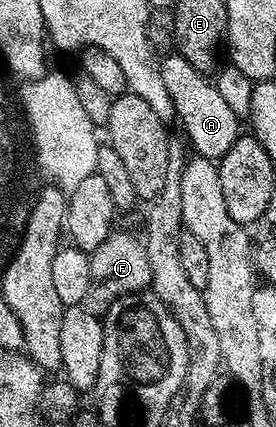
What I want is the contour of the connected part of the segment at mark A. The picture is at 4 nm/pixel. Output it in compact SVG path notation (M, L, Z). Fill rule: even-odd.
M179 56L164 57L160 62L162 80L168 91L174 94L177 102L177 117L182 120L182 126L186 132L185 139L199 157L218 160L230 150L234 140L239 138L241 131L240 119L231 111L223 97L219 95L215 83L212 83L205 75L196 72L185 58Z

